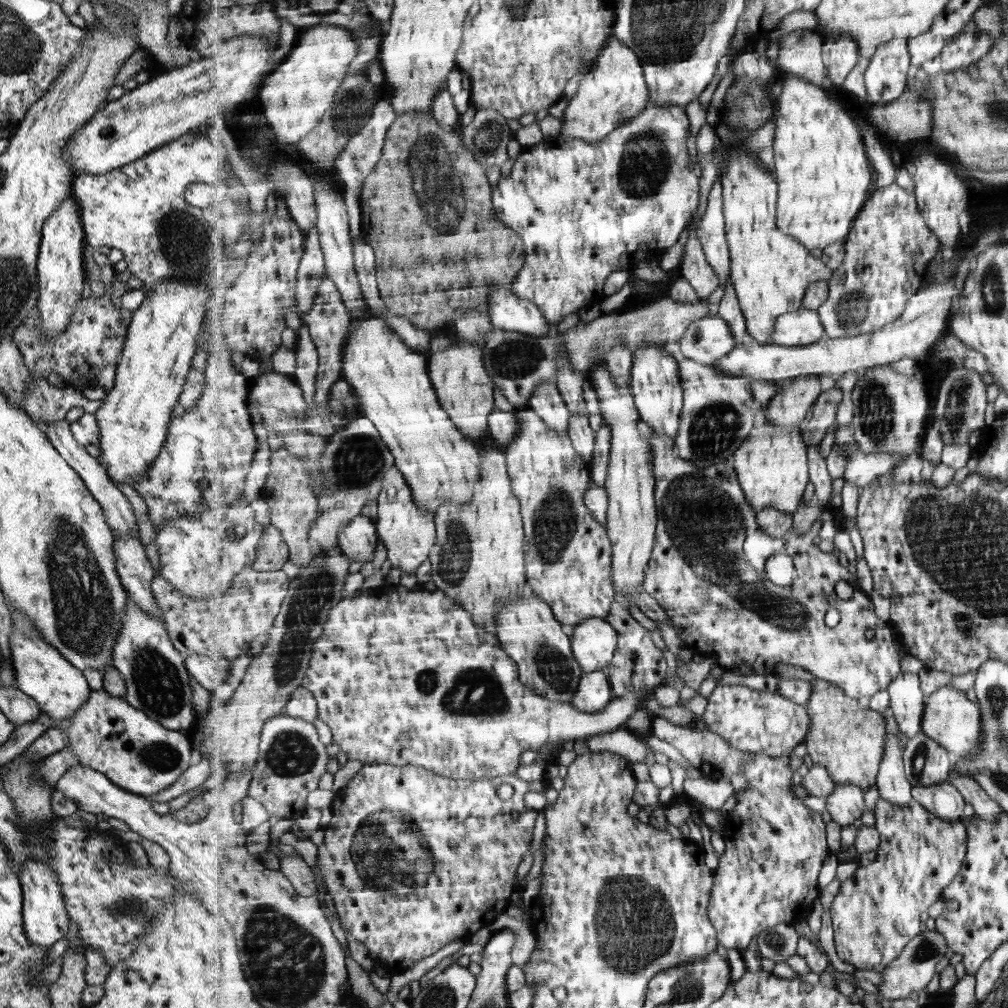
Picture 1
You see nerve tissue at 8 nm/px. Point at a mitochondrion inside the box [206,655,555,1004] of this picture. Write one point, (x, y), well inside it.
(474, 691)

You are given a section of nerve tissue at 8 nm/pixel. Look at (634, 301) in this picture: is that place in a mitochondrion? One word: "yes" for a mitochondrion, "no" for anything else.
no

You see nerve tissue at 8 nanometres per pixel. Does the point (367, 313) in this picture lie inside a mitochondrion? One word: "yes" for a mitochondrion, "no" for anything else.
no

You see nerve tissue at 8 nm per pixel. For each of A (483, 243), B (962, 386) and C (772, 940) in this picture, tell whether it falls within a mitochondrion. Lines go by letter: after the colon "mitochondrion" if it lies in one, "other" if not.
A: other
B: mitochondrion
C: mitochondrion

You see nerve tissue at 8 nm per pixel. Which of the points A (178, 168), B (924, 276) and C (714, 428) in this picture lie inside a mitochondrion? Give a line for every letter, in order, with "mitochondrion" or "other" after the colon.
A: other
B: other
C: mitochondrion

